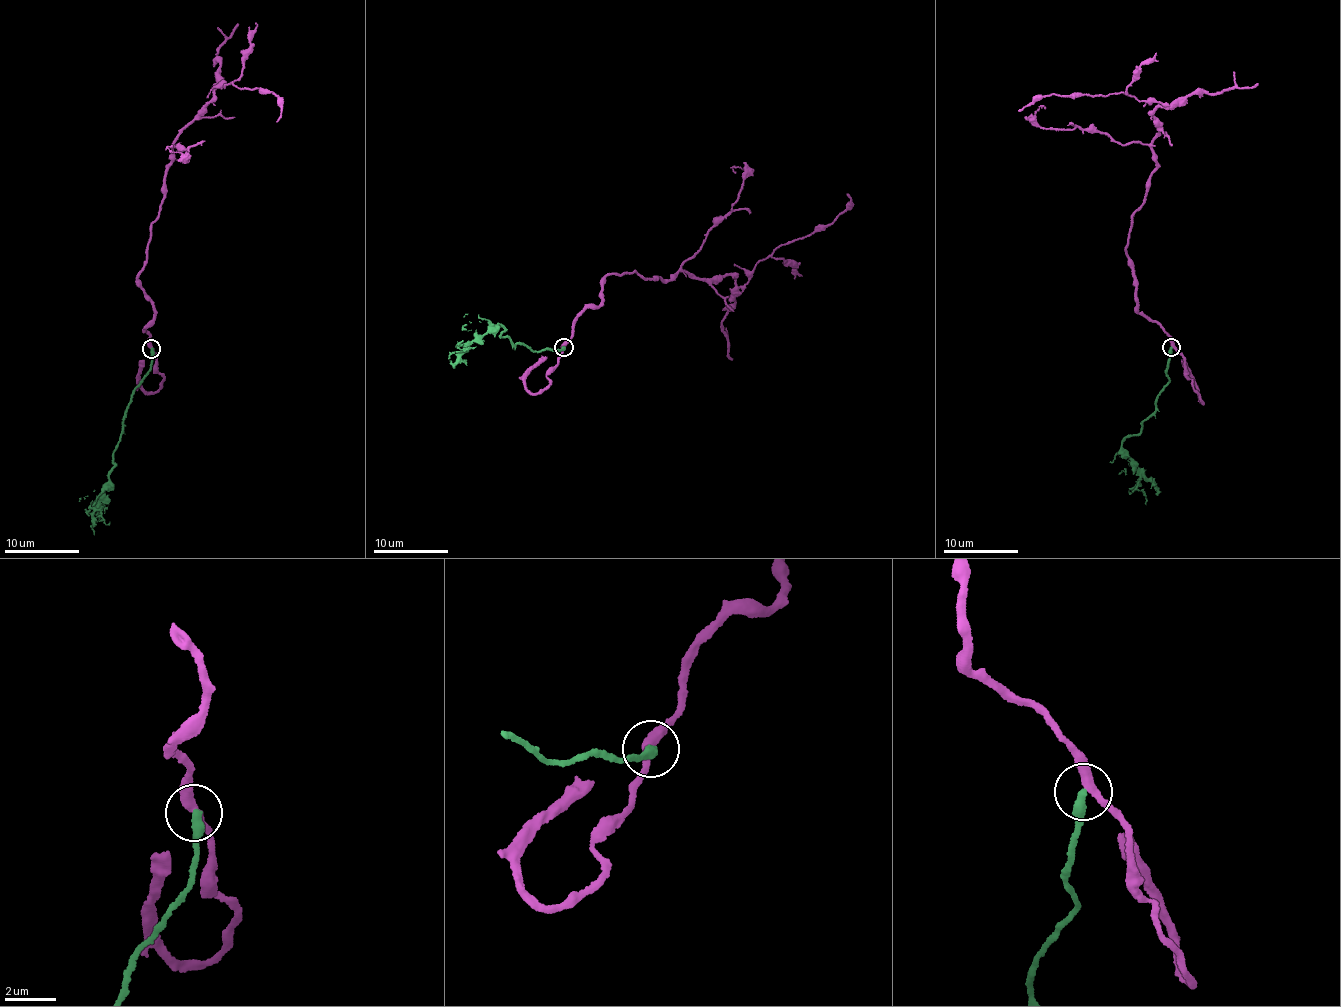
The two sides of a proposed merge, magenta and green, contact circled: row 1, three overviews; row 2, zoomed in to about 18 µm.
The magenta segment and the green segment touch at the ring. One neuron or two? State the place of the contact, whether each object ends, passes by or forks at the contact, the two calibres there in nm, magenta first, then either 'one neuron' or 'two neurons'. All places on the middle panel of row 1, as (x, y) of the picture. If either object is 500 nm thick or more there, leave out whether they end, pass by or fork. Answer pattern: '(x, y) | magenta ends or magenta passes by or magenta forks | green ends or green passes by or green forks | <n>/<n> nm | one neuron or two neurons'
(563, 347) | magenta passes by | green ends | 320/380 nm | two neurons

